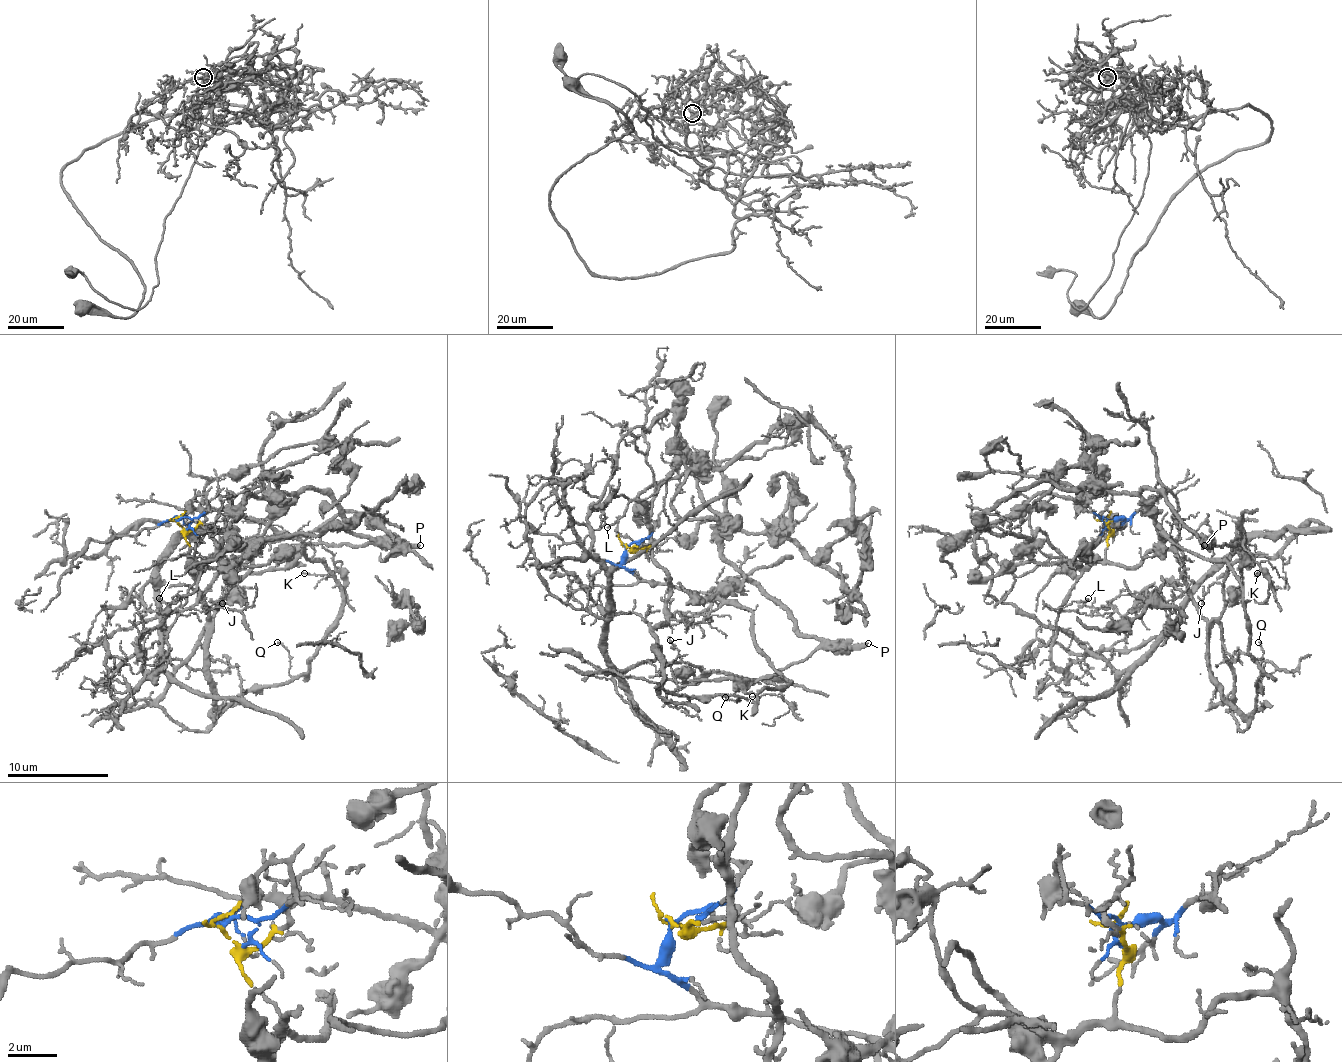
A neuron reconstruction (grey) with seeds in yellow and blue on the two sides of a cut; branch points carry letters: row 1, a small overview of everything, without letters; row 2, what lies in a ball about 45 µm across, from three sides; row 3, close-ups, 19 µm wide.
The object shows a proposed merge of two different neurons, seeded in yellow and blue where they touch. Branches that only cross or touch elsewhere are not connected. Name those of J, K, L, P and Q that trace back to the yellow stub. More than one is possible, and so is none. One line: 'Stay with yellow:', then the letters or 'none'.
Stay with yellow: J, K, L

